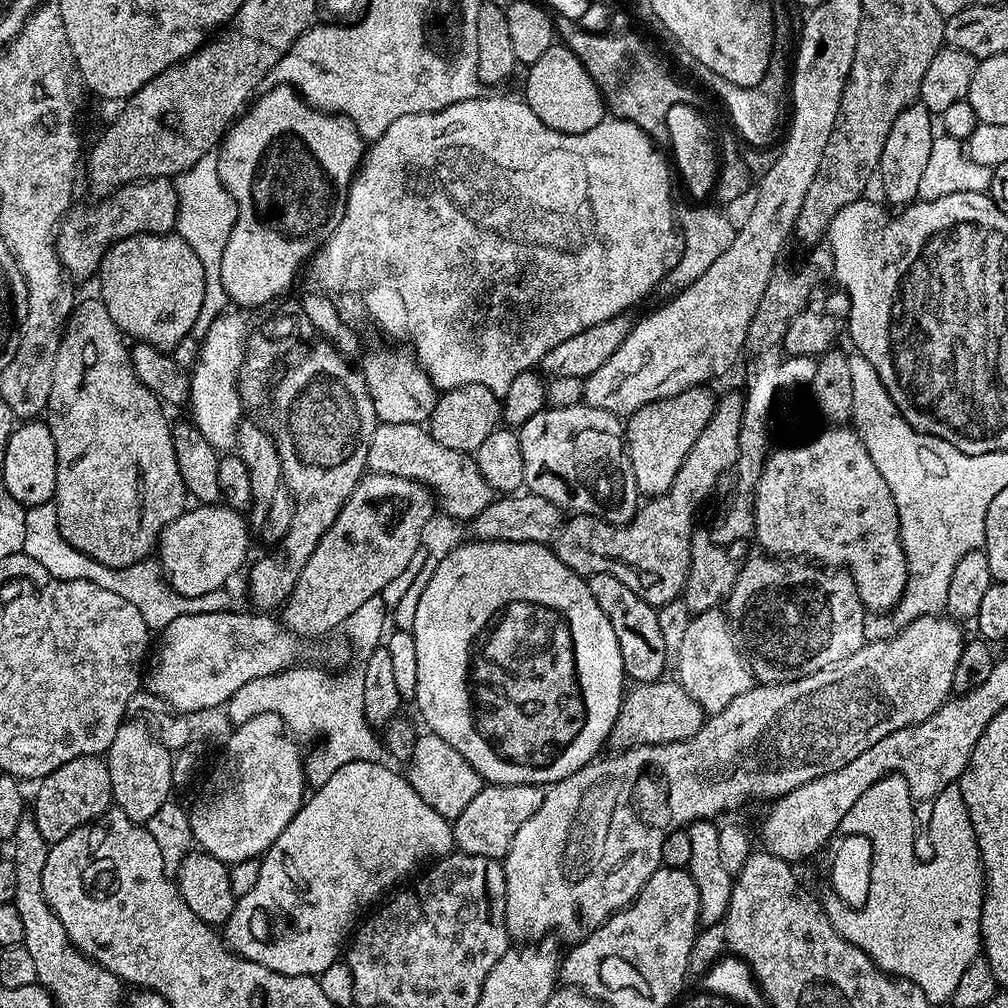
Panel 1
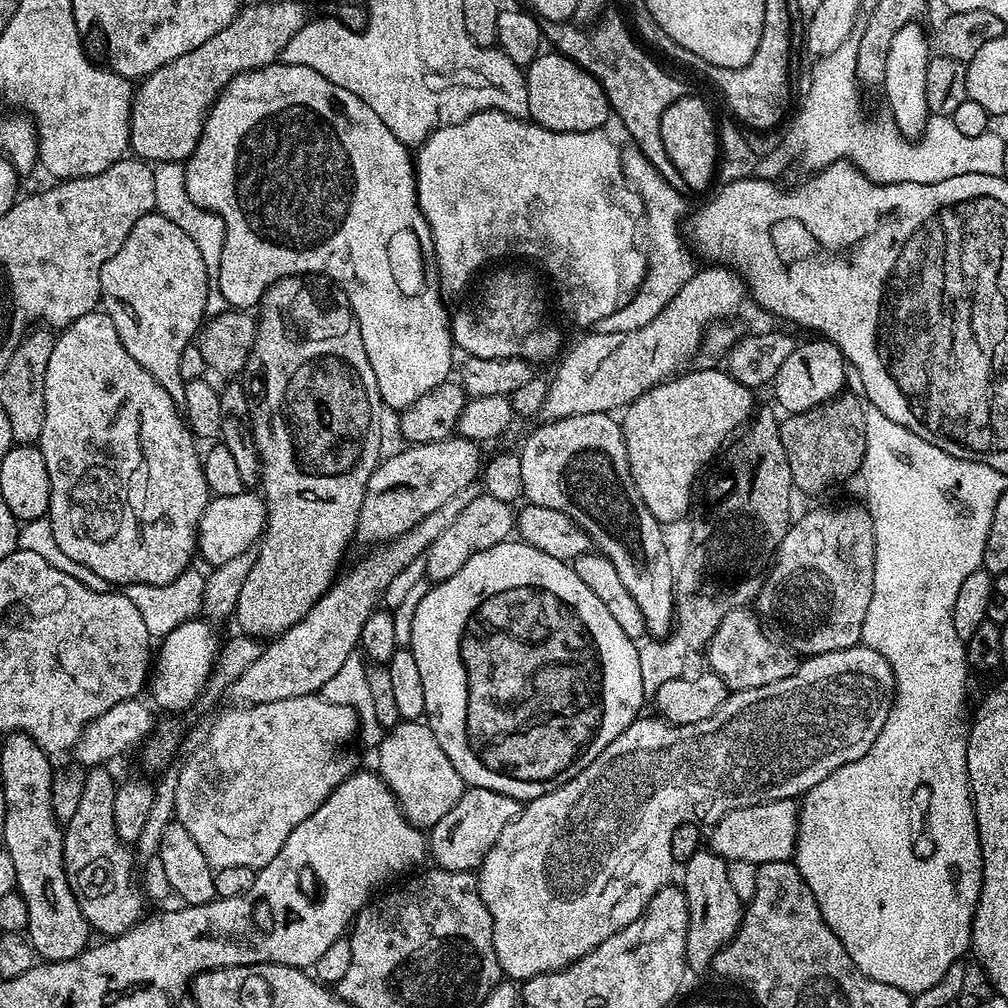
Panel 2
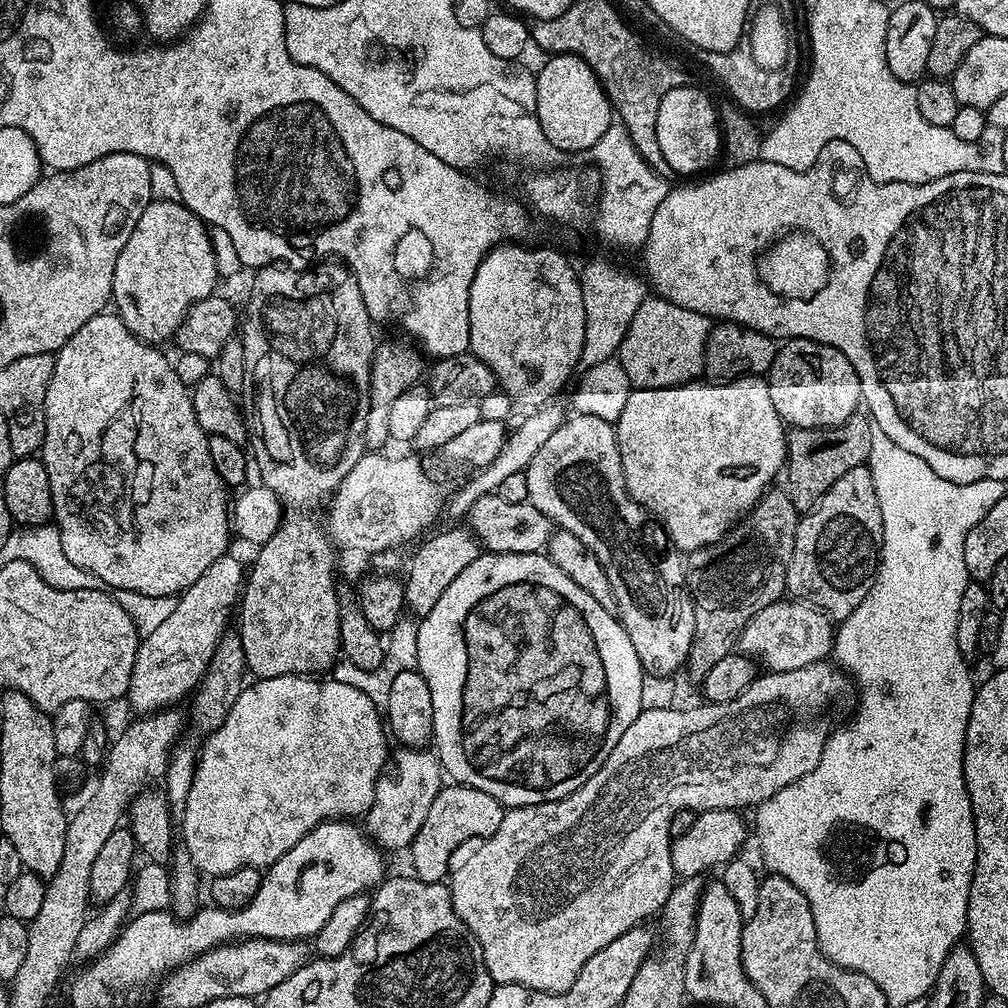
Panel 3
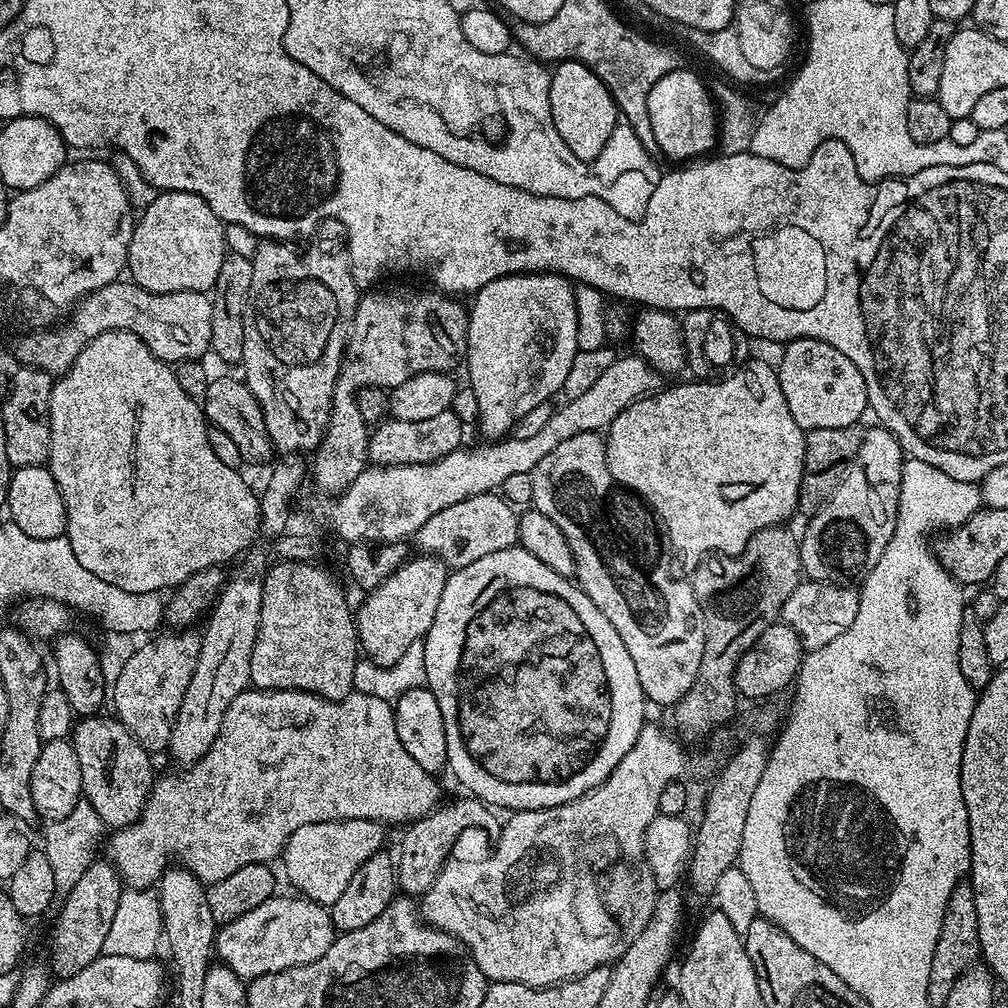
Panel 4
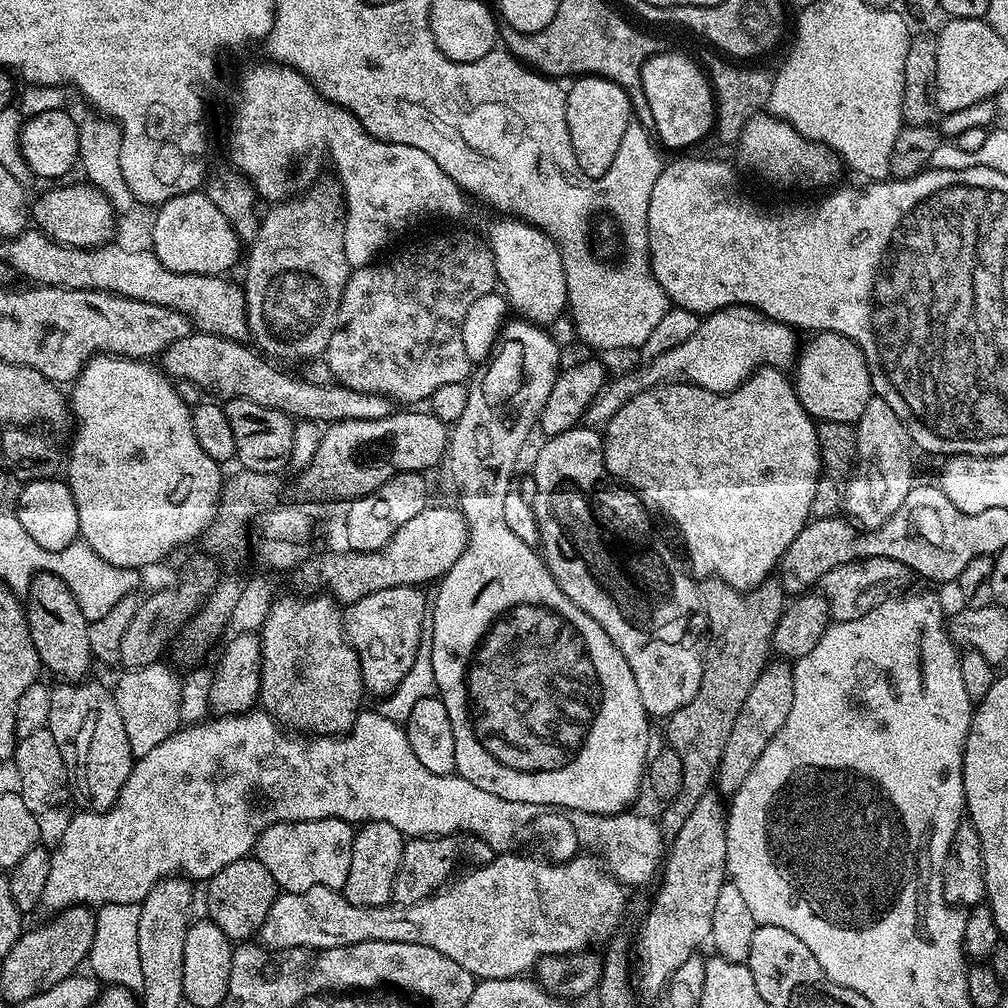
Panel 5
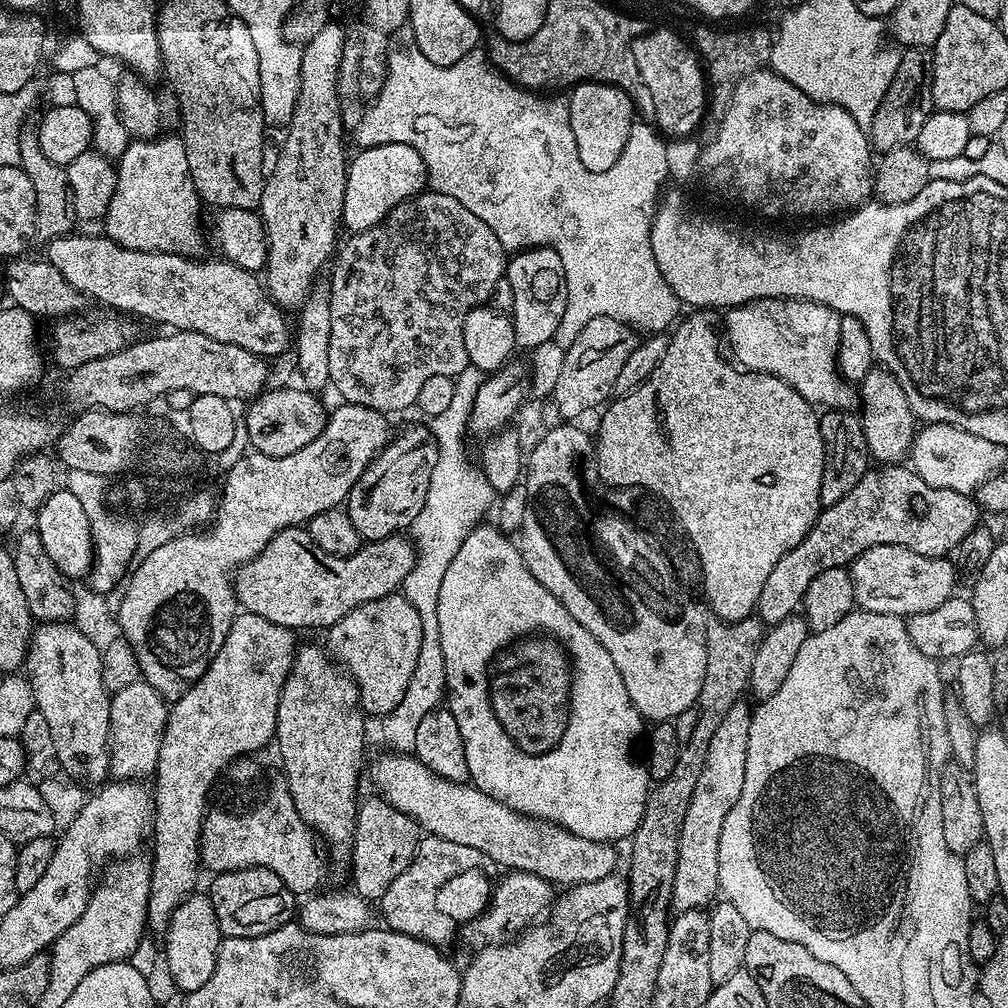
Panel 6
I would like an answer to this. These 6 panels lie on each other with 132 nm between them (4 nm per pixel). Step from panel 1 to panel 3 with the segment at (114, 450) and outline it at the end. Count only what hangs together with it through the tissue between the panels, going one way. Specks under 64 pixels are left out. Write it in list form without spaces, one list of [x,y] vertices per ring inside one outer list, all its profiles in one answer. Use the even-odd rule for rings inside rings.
[[[105,310],[100,315],[90,318],[74,338],[70,338],[55,353],[56,365],[50,378],[50,386],[46,390],[44,413],[46,414],[46,434],[44,448],[52,448],[52,456],[43,457],[46,474],[50,478],[50,494],[52,495],[52,515],[54,523],[60,529],[62,550],[67,558],[79,569],[86,569],[96,576],[99,583],[116,591],[118,589],[133,590],[146,594],[147,597],[176,596],[184,592],[202,576],[203,571],[227,555],[228,539],[234,533],[230,523],[230,489],[218,478],[218,470],[214,470],[214,461],[210,459],[208,433],[198,426],[198,418],[194,418],[192,393],[178,378],[173,361],[167,360],[160,353],[159,347],[146,344],[120,321],[120,317]]]

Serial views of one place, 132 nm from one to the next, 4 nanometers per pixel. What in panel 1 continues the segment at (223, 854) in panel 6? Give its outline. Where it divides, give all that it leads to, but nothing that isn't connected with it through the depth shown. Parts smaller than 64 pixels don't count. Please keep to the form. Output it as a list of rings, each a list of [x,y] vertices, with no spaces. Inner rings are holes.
[[[417,735],[414,754],[407,761],[406,768],[406,775],[418,792],[418,798],[422,798],[426,806],[438,810],[438,814],[445,816],[449,822],[462,814],[462,810],[466,810],[466,806],[470,806],[470,802],[486,786],[478,770],[474,770],[474,766],[470,766],[470,762],[466,762],[466,758],[462,758],[462,754],[458,754],[458,750],[440,736]]]

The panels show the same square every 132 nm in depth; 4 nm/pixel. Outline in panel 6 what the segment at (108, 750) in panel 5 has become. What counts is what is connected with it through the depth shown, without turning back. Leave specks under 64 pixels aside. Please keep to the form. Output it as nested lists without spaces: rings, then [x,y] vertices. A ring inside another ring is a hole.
[[[44,622],[33,631],[32,642],[28,645],[28,656],[24,659],[23,671],[26,673],[30,686],[34,690],[34,702],[36,710],[41,711],[43,717],[46,718],[47,725],[50,726],[51,737],[54,740],[54,749],[57,750],[57,762],[59,771],[70,778],[77,781],[83,786],[100,786],[109,779],[110,773],[108,763],[110,762],[110,754],[108,753],[108,735],[110,734],[110,706],[112,705],[112,697],[106,690],[106,686],[102,682],[102,658],[101,650],[94,643],[90,642],[80,630],[78,630],[72,622]]]

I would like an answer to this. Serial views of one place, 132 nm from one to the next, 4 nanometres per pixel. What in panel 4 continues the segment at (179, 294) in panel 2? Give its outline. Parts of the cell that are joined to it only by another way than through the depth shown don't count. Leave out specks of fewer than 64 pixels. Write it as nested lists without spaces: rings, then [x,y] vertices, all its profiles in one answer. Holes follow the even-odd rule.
[[[160,192],[154,202],[139,213],[130,238],[126,272],[131,283],[158,294],[182,290],[211,293],[218,282],[218,274],[227,252],[226,225],[218,218],[218,214],[214,214],[214,210],[210,210],[210,206],[206,206],[202,197],[193,192]]]

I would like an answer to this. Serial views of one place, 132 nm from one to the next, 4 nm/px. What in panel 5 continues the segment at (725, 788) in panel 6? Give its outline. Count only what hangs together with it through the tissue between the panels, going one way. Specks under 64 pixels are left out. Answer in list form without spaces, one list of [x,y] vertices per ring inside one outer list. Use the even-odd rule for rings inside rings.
[[[709,790],[698,798],[694,810],[690,810],[690,818],[682,822],[682,830],[671,837],[670,847],[666,852],[666,859],[662,864],[662,875],[659,877],[660,889],[644,916],[644,925],[640,928],[636,940],[634,936],[634,976],[638,981],[638,988],[651,998],[659,997],[664,991],[669,977],[674,970],[686,960],[697,953],[700,943],[707,941],[712,935],[712,922],[714,920],[714,906],[718,903],[718,890],[726,883],[728,867],[726,866],[726,804],[721,793]]]

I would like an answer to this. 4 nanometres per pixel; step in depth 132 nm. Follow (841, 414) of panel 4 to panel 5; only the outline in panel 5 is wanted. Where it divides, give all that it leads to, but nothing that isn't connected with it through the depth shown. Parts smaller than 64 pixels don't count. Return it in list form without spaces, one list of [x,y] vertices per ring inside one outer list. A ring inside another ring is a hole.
[[[817,332],[811,337],[808,345],[801,347],[798,359],[794,364],[794,387],[796,397],[802,402],[802,406],[813,420],[819,422],[846,422],[855,425],[862,418],[862,410],[866,410],[866,402],[872,395],[872,379],[866,358],[862,350],[850,338],[846,338],[837,332]]]

